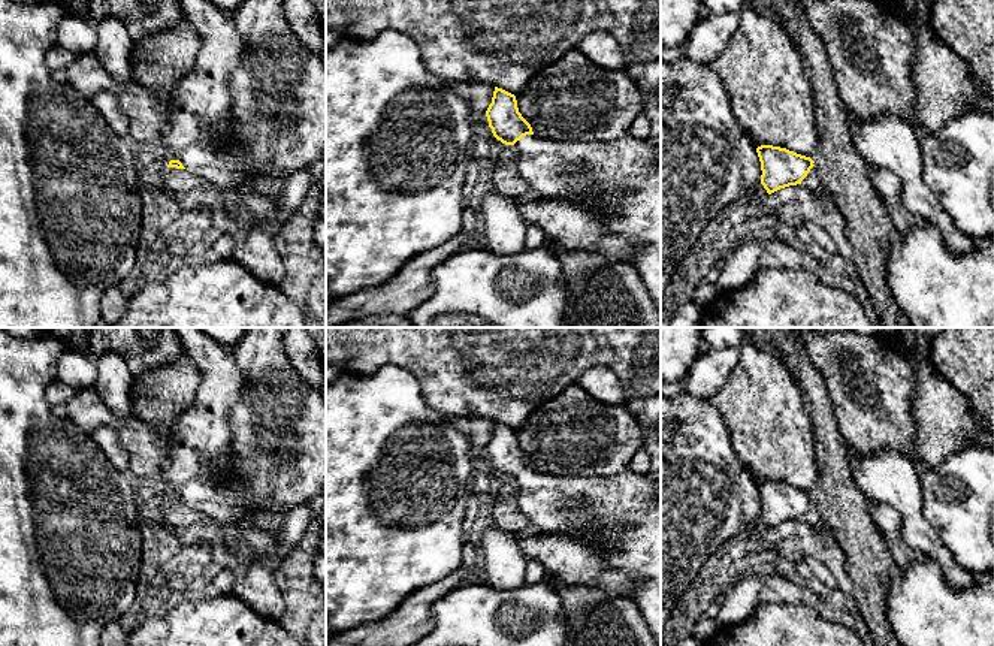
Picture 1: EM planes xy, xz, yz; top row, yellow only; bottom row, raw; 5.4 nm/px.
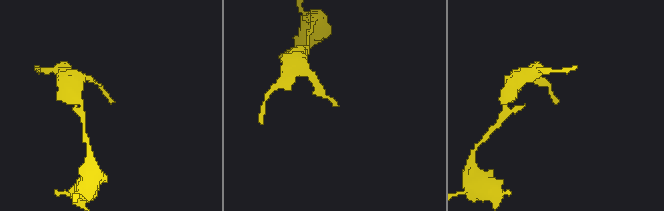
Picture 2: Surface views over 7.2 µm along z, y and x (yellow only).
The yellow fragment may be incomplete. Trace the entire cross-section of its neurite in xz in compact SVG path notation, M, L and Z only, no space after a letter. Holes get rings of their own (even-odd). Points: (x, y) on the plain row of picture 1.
M495 422L492 438L486 446L493 471L505 480L513 480L519 489L519 510L532 523L532 531L552 535L568 535L595 547L611 570L637 582L632 600L661 645L661 477L637 474L631 468L610 477L549 476L535 471L531 459L522 452L516 431Z

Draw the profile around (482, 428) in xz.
M471 416L469 420L469 446L471 453L480 453L486 449L489 440L492 438L495 422L480 416Z

